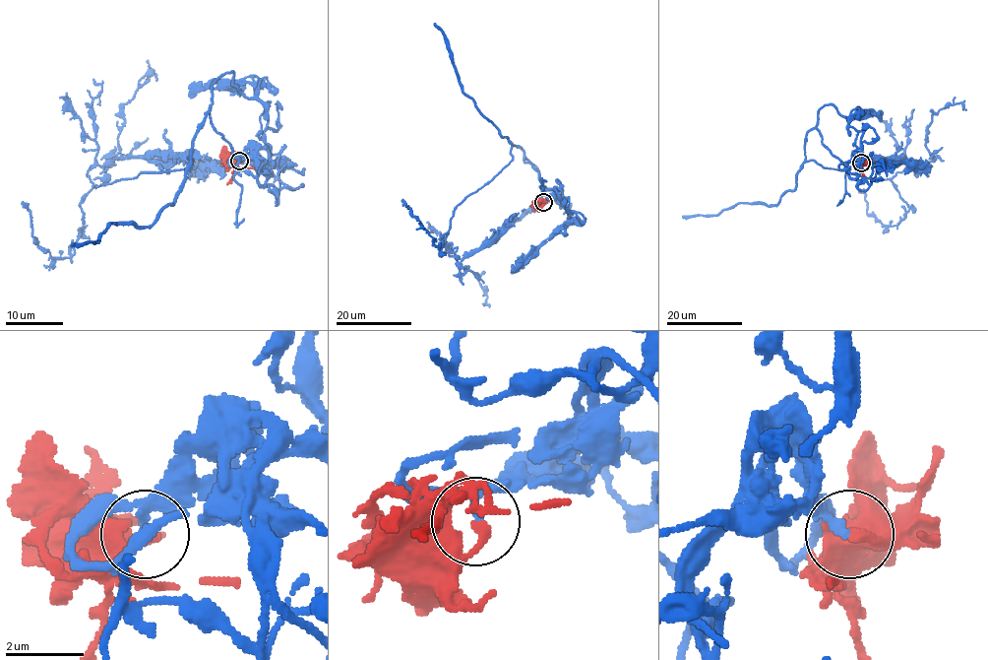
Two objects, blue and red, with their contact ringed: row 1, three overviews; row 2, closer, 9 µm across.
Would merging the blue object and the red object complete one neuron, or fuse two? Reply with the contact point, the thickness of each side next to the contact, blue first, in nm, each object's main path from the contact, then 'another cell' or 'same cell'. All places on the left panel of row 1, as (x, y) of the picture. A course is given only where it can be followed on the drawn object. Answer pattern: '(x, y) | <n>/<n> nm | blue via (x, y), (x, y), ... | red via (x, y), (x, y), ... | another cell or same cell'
(239, 161) | 140/200 nm | blue via (240, 161), (257, 174), (210, 109), (185, 168), (95, 187), (123, 107), (157, 80) | red via (240, 161), (234, 164), (232, 177), (227, 184) | same cell

